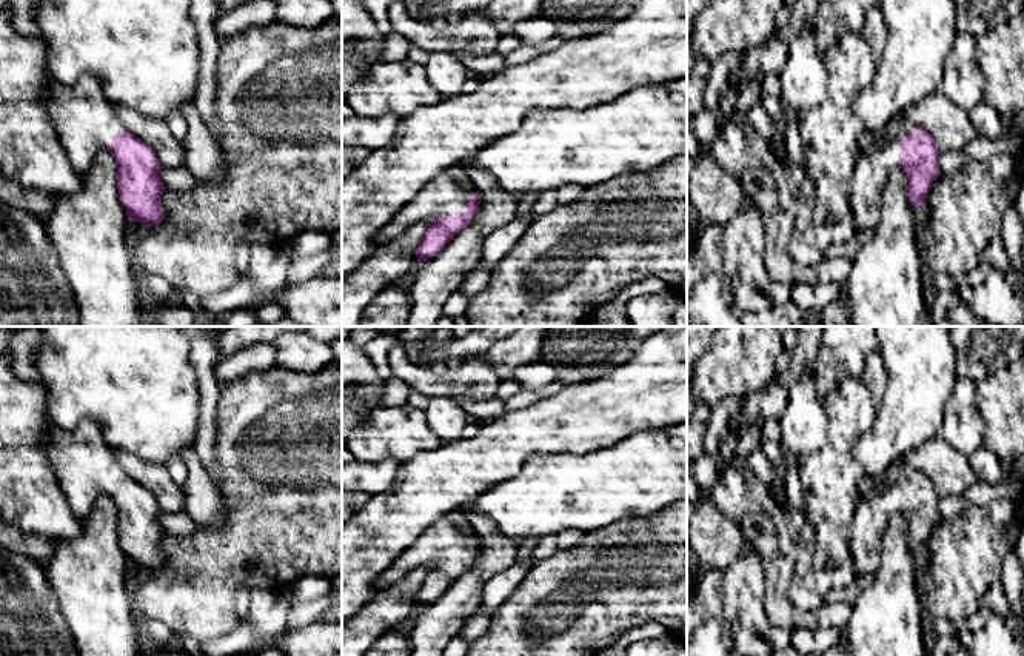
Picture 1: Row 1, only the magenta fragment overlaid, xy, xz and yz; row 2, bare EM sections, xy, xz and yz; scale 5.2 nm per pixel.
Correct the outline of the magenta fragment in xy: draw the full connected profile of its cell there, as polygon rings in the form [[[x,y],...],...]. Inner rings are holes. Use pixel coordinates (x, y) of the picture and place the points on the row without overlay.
[[[83,417],[75,430],[63,431],[48,422],[46,447],[75,516],[86,517],[97,497],[108,494],[117,508],[119,541],[131,567],[162,568],[166,561],[160,547],[166,534],[159,520],[162,510],[152,493],[120,467],[99,425]]]

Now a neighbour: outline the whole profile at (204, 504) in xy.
[[[194,448],[182,451],[188,479],[182,485],[186,513],[197,524],[217,525],[228,517],[223,499]]]

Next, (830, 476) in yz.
[[[861,377],[839,380],[836,388],[824,399],[828,423],[825,442],[819,450],[801,457],[798,474],[805,519],[815,533],[813,559],[818,570],[830,570],[853,557],[848,539],[861,499],[859,485],[865,479],[862,465],[853,457],[853,447],[861,434],[872,428],[878,405]]]

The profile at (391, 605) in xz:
[[[423,564],[390,587],[377,590],[351,619],[342,622],[342,656],[363,656],[383,634],[419,611],[416,596],[434,564]]]

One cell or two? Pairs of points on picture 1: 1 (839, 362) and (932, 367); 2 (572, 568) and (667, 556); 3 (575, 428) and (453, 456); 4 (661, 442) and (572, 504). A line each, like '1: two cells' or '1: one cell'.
1: two cells
2: one cell
3: one cell
4: one cell

